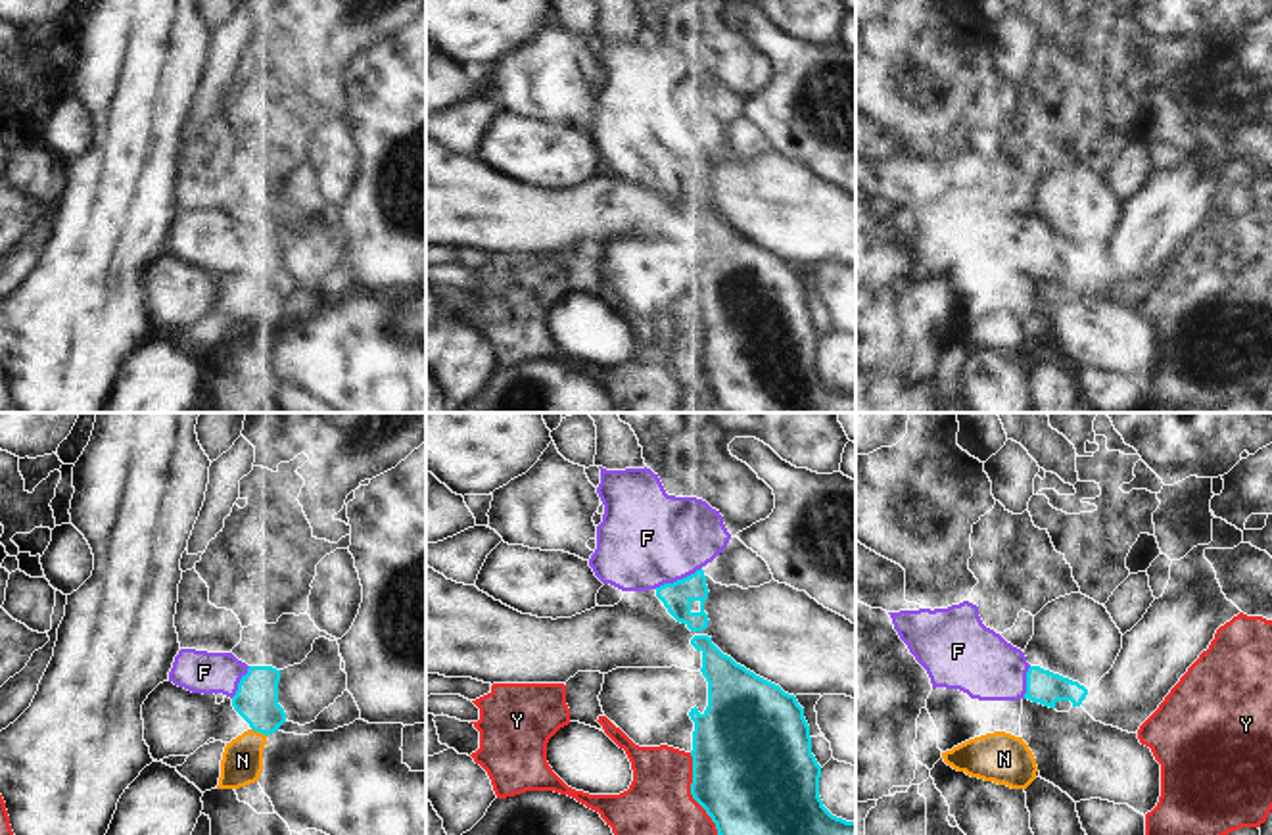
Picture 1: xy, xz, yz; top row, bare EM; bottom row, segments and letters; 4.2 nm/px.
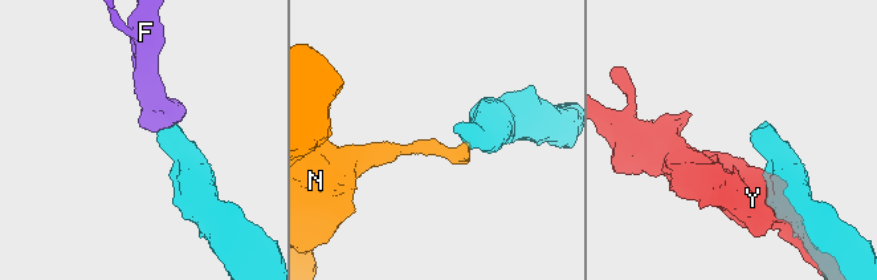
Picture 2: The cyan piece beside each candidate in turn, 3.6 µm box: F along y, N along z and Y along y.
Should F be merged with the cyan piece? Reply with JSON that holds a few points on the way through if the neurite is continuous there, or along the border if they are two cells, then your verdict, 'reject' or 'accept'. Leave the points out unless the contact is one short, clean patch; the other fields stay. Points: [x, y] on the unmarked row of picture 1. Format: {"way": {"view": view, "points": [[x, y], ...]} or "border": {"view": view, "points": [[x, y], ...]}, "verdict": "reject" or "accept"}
{"way": {"view": "xz", "points": [[678, 166], [678, 150], [672, 133], [647, 108]]}, "verdict": "accept"}

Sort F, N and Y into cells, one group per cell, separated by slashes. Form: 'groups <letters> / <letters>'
groups F / N / Y

